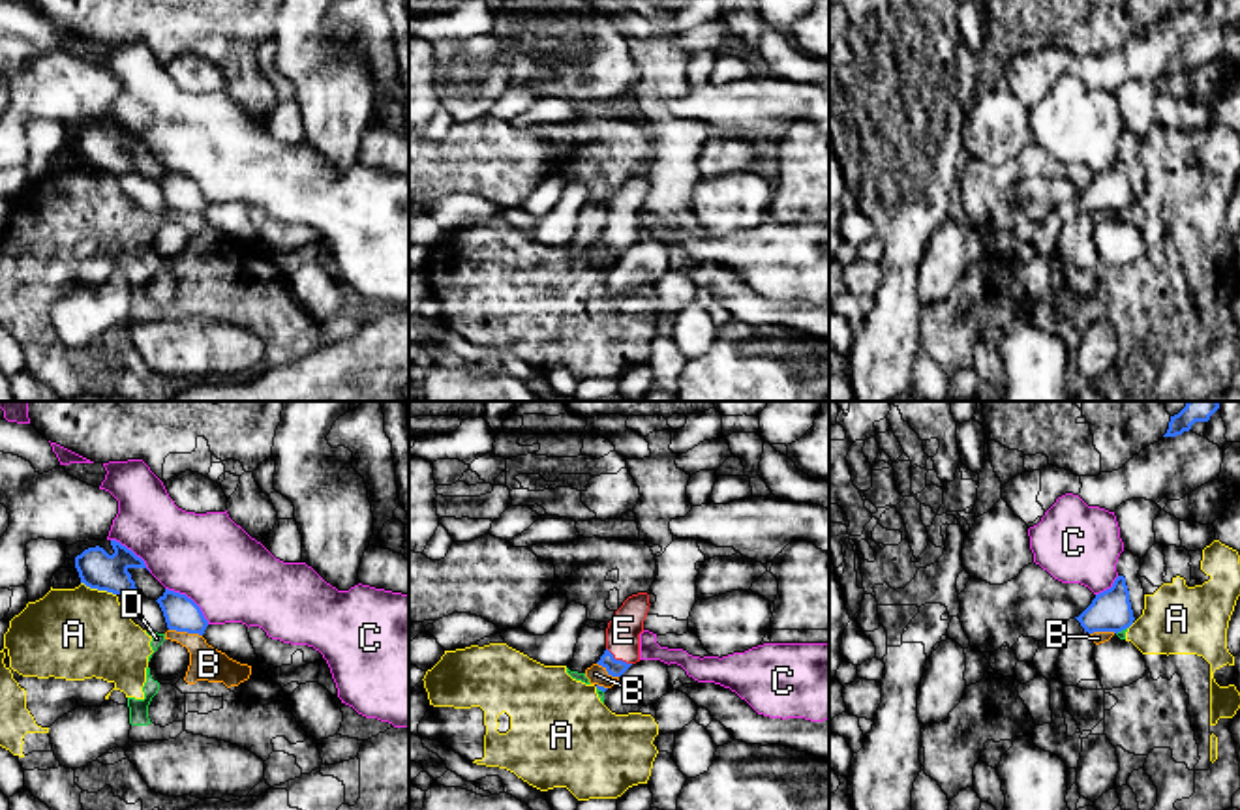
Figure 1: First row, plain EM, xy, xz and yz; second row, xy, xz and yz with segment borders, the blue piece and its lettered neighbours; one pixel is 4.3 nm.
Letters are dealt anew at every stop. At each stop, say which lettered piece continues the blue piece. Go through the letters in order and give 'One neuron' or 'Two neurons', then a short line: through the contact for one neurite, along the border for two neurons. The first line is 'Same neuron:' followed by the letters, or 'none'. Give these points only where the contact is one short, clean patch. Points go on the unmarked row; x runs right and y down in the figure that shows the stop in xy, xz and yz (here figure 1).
Same neuron: E
A: Two neurons
B: Two neurons. Line: xy (169, 209), (201, 216)
C: Two neurons
D: Two neurons. Line: yz (1126, 207), (1117, 214)
E: One neuron. Line: xz (616, 248), (618, 240), (623, 210)

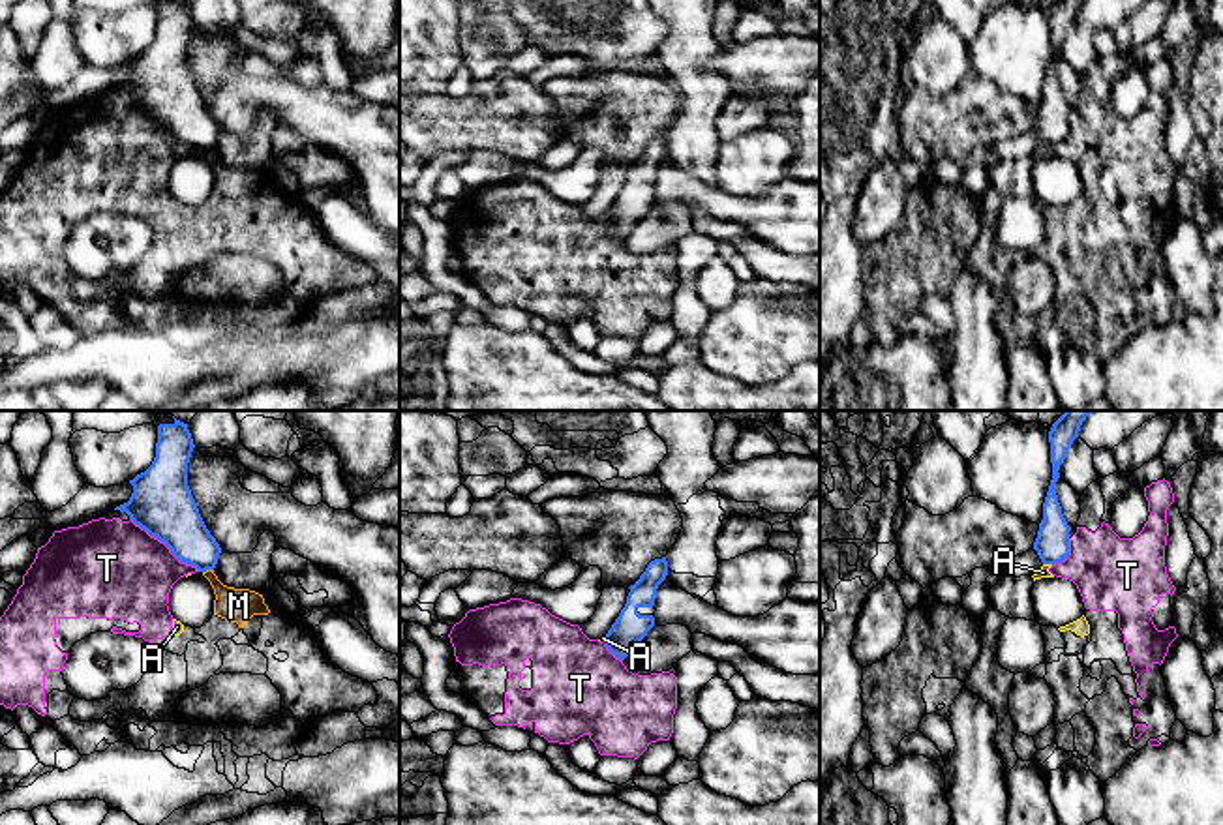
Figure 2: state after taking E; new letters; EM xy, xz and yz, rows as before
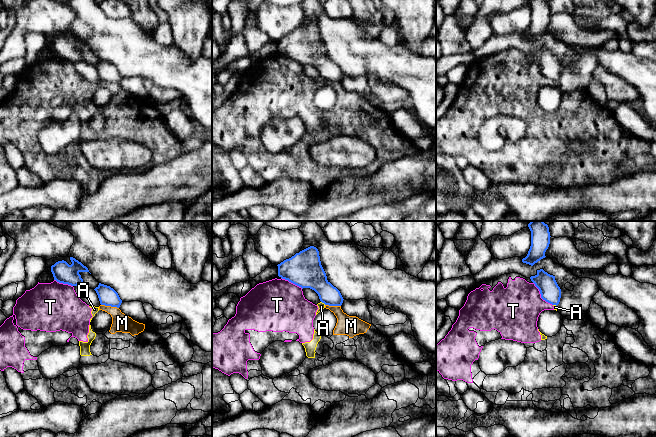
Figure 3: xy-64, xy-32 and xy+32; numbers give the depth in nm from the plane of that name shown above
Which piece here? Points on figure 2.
Same neuron: none
A: Two neurons. Line: yz (1043, 143), (1051, 145)
M: Two neurons. Line: xy (212, 149), (203, 152)
T: Two neurons

